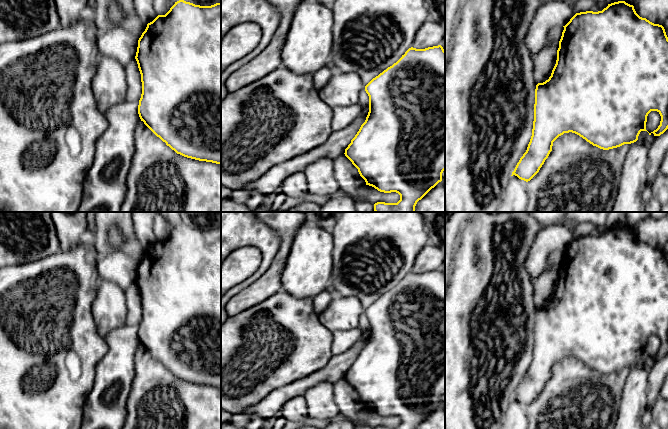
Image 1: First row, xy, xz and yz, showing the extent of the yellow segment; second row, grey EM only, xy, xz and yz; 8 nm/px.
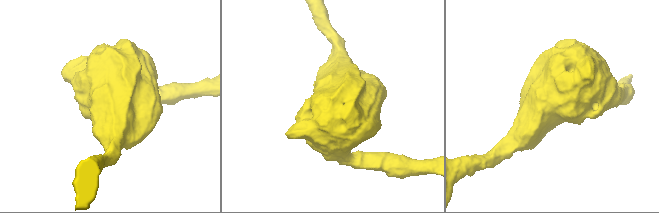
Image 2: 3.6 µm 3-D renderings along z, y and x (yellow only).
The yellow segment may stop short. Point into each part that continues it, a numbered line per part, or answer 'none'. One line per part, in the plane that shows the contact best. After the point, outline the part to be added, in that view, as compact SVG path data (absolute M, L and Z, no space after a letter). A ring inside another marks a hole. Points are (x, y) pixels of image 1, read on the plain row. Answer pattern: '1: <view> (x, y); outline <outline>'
none

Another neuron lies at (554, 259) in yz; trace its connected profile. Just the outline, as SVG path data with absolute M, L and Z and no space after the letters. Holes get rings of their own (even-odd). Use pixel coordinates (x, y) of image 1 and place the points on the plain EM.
M555 250L551 252L548 256L548 264L551 267L557 267L560 265L562 260L562 252L561 250Z

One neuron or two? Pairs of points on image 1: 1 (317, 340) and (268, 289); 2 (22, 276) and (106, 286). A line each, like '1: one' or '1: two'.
1: two
2: two

